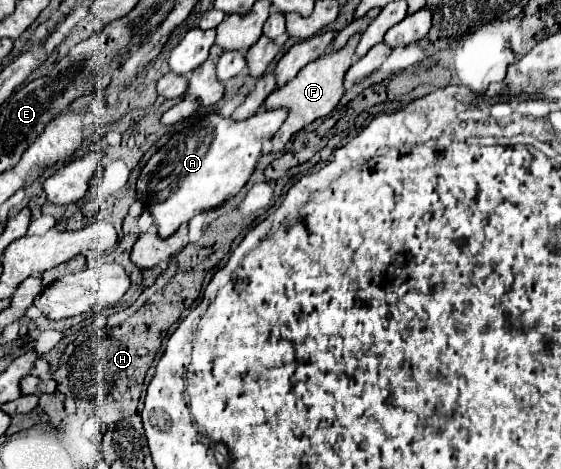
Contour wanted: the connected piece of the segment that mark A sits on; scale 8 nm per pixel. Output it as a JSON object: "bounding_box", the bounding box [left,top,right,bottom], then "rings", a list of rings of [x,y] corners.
{"bounding_box":[136,107,288,239],"rings":[[[288,107],[260,109],[244,121],[234,121],[230,117],[222,117],[220,113],[212,111],[200,121],[196,121],[194,125],[188,125],[182,131],[174,133],[168,139],[168,143],[150,157],[150,161],[144,165],[136,183],[138,199],[144,201],[144,209],[148,209],[154,215],[154,221],[158,225],[158,235],[162,239],[170,237],[180,227],[180,223],[190,221],[194,215],[202,211],[216,209],[226,199],[234,197],[246,185],[246,181],[250,179],[256,167],[256,161],[262,155],[262,141],[270,139],[280,129],[286,115],[288,115]]]}

